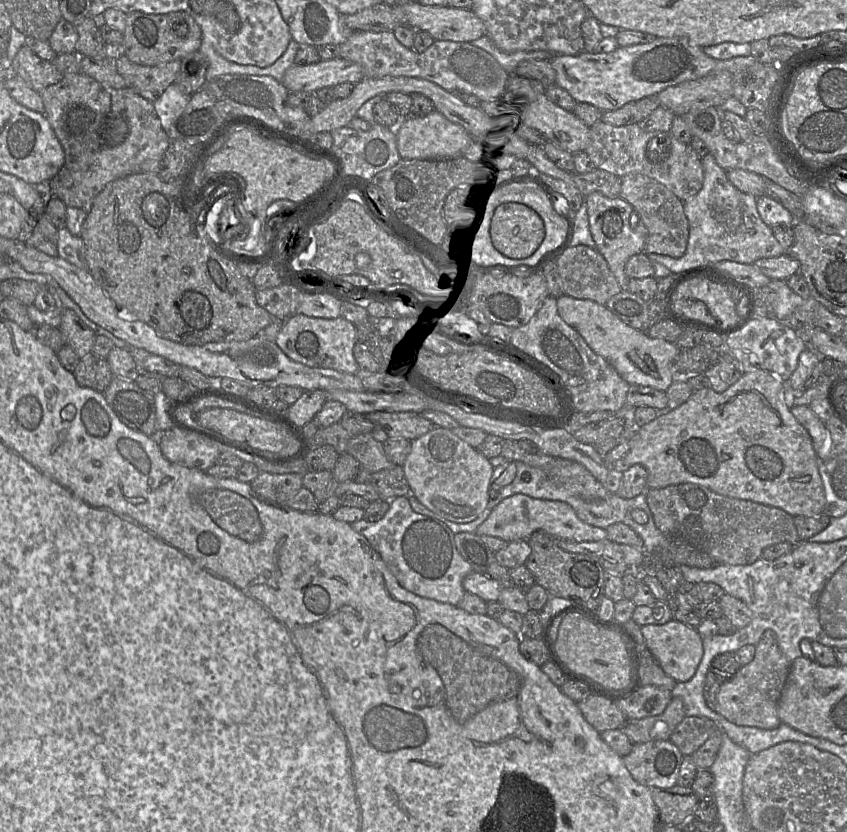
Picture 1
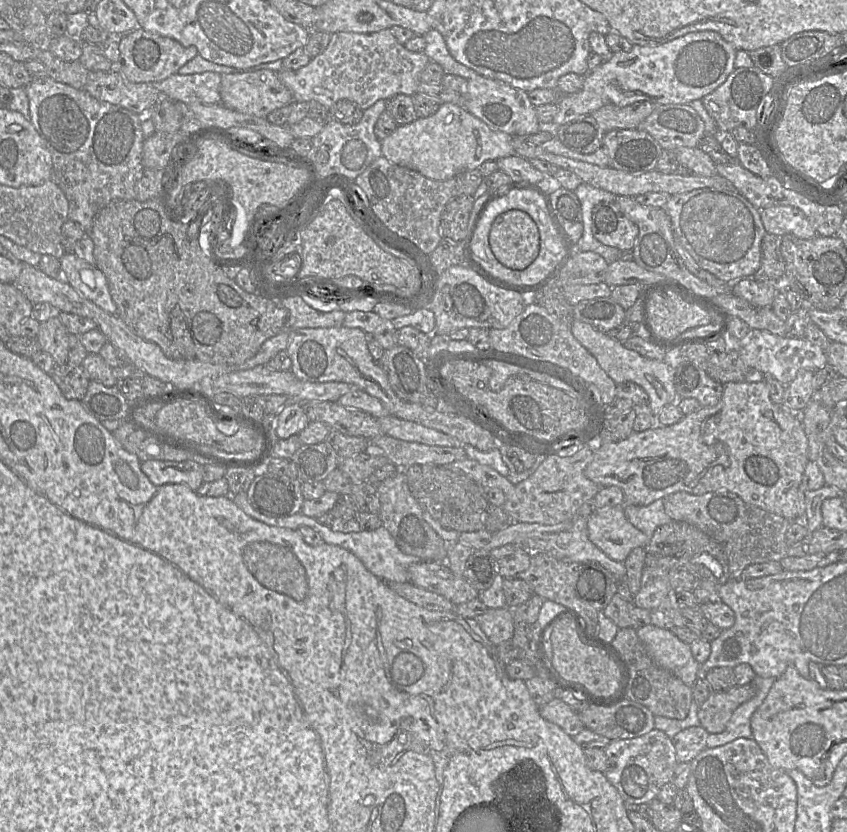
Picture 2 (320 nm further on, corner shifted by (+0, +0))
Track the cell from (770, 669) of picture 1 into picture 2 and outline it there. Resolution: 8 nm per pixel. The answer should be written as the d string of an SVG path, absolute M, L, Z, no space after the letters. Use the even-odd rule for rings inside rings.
M754 681L745 685L736 685L729 690L711 691L709 697L699 706L700 724L708 733L722 732L734 710L756 694Z

